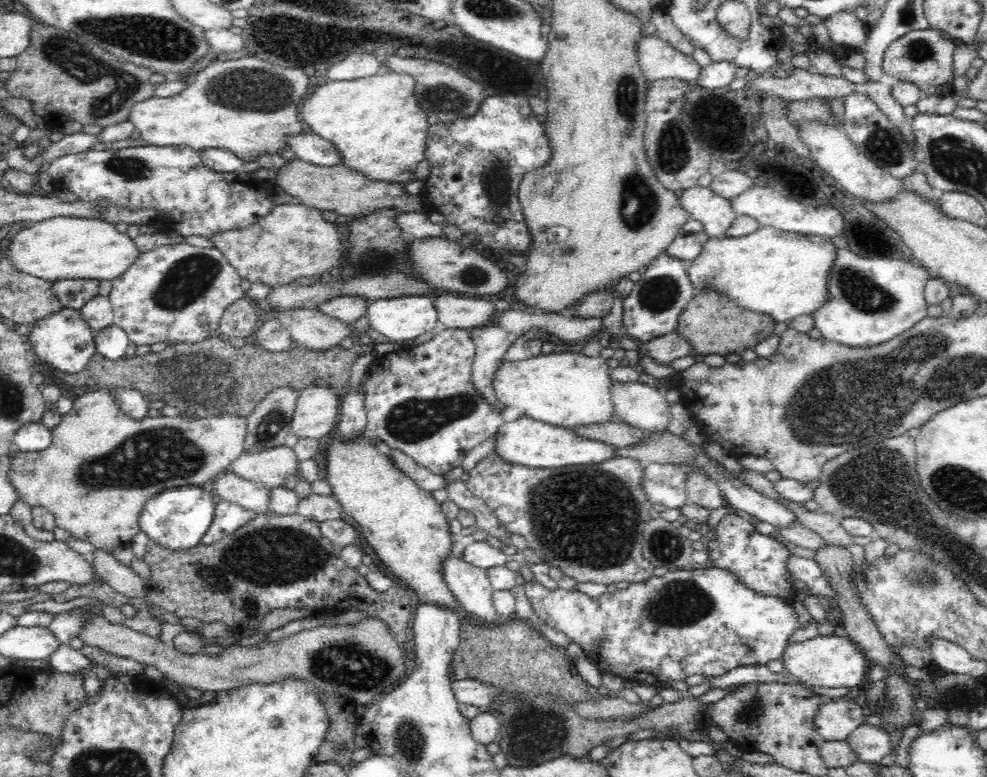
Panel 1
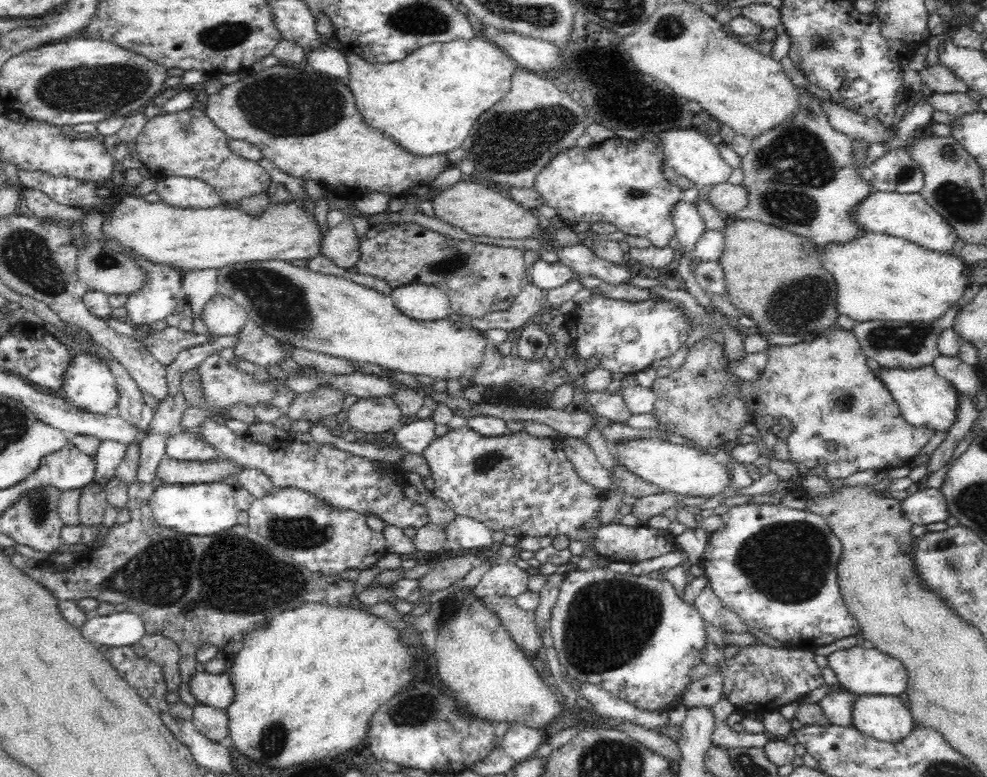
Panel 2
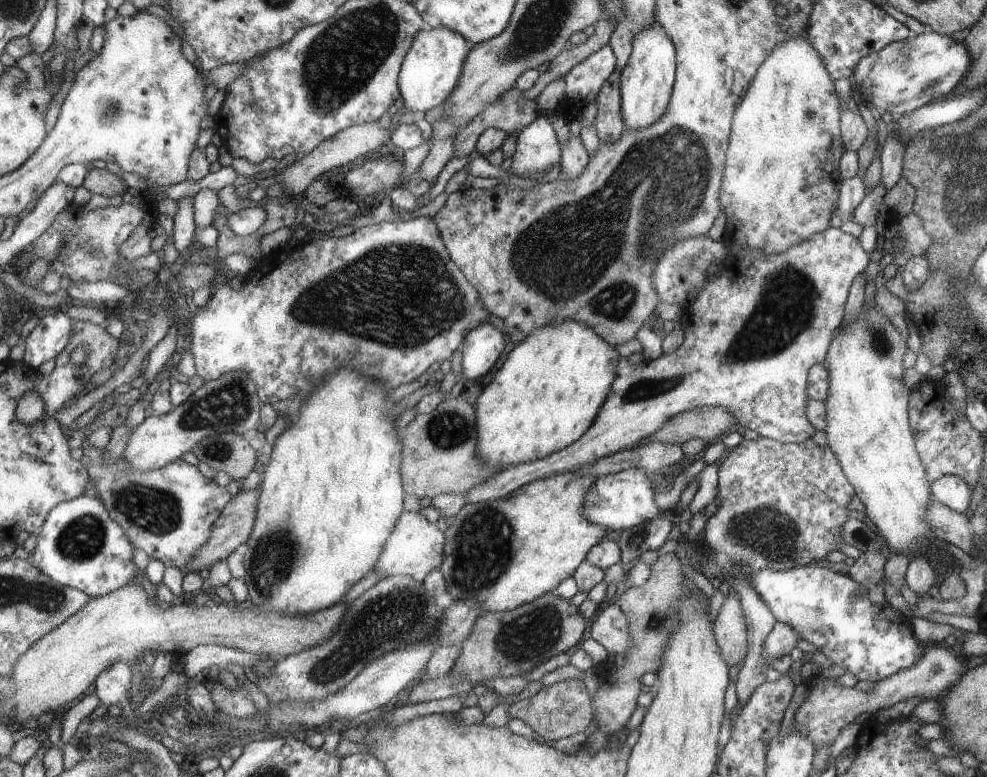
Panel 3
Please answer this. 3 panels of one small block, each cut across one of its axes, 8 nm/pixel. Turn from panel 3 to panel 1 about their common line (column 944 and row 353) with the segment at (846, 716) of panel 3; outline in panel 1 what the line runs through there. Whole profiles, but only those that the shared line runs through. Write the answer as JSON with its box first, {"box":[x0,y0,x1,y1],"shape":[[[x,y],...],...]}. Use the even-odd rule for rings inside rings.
{"box":[645,330,693,364],"shape":[[[674,330],[646,343],[645,353],[662,364],[693,354],[693,350],[691,344]]]}

